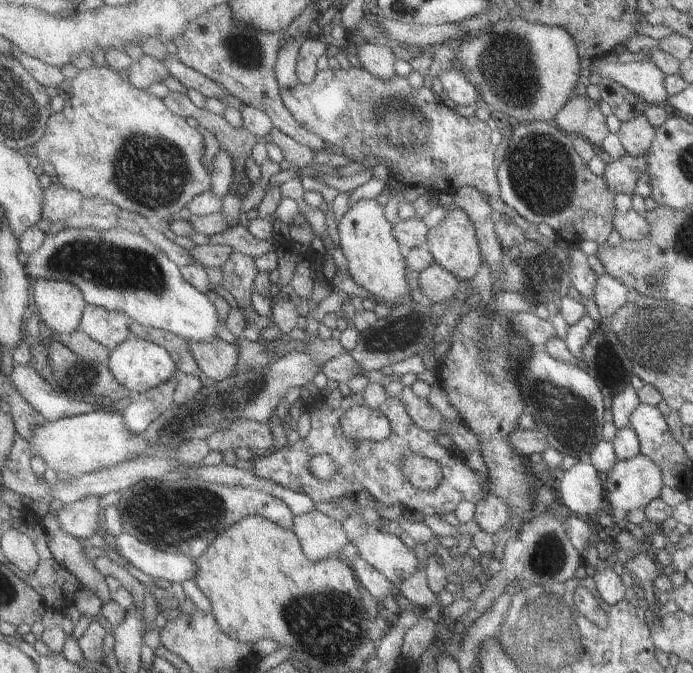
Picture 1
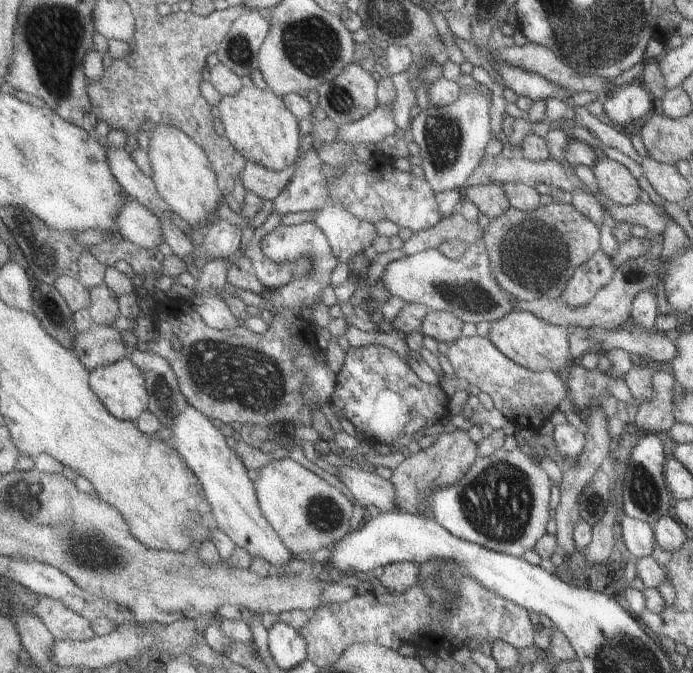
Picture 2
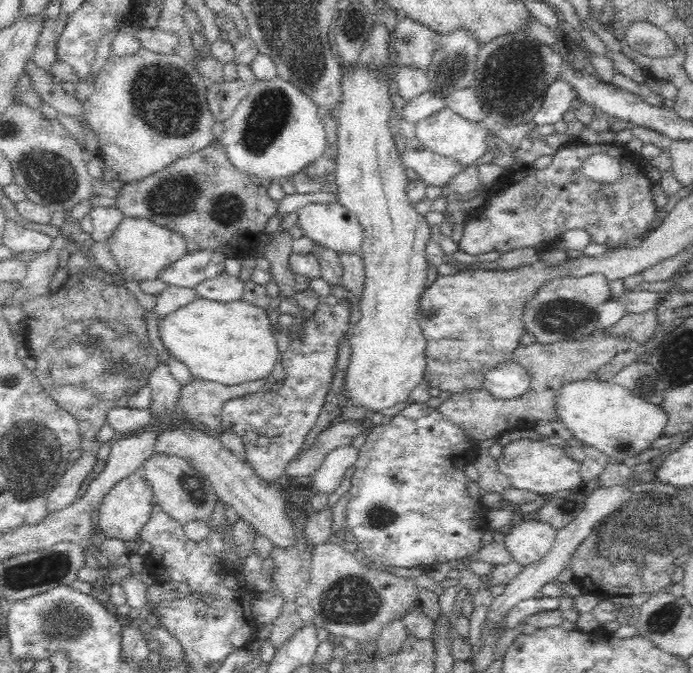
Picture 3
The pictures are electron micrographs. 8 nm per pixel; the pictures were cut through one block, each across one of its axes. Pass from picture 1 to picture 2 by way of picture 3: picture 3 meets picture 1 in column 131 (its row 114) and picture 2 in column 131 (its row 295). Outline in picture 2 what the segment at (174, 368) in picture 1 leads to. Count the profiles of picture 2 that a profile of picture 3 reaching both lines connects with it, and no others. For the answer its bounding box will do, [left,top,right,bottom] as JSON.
[90,358,150,420]

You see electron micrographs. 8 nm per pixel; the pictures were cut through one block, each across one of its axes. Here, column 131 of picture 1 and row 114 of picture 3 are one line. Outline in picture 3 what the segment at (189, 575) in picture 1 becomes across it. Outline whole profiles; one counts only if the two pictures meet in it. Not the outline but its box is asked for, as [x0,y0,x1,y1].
[533,79,578,128]

